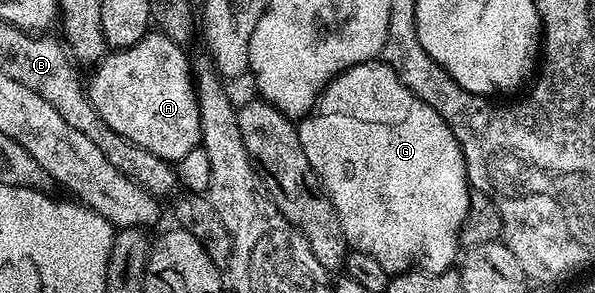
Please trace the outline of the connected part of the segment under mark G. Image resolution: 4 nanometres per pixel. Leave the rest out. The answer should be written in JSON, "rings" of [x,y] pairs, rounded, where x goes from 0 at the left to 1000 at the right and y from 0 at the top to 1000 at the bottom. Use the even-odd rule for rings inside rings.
{"rings":[[[684,317],[684,427],[664,427],[664,440],[650,440],[650,420],[627,420],[597,406],[588,392],[546,389],[538,379],[524,382],[508,403],[499,427],[506,502],[513,502],[513,543],[519,543],[519,570],[536,604],[536,628],[543,635],[545,659],[560,693],[566,720],[566,747],[573,747],[573,788],[580,788],[580,816],[592,853],[627,870],[640,911],[654,939],[669,939],[686,925],[709,925],[726,939],[746,932],[750,918],[766,901],[765,860],[775,850],[771,792],[778,785],[778,754],[792,717],[793,648],[785,628],[785,560],[771,495],[771,478],[761,461],[753,420],[731,372],[721,365],[706,331]]]}

